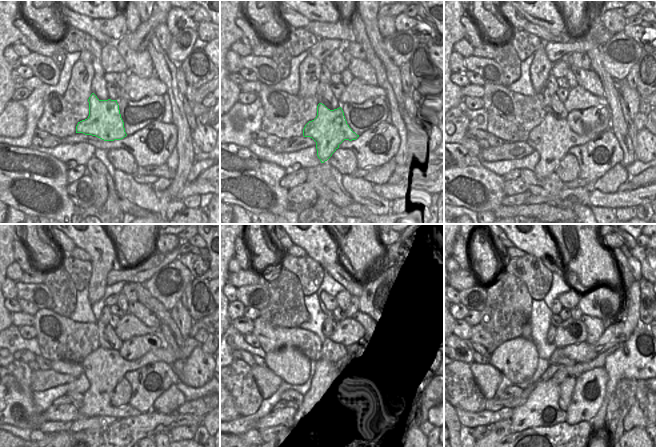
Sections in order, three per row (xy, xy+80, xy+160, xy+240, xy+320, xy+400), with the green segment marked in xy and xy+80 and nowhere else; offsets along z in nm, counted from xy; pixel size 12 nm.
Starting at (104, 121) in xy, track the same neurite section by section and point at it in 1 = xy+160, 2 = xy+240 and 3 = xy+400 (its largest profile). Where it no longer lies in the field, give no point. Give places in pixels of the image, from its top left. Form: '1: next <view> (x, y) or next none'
1: next xy+160 (552, 139)
2: next xy+240 (104, 368)
3: next xy+400 (541, 409)

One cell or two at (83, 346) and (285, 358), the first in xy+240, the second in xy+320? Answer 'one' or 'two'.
two

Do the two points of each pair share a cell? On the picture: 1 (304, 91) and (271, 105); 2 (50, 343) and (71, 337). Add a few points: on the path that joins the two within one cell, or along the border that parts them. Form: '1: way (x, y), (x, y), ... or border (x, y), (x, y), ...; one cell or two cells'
1: border (297, 94), (299, 96), (315, 96); two cells
2: way (55, 343), (66, 339); one cell

